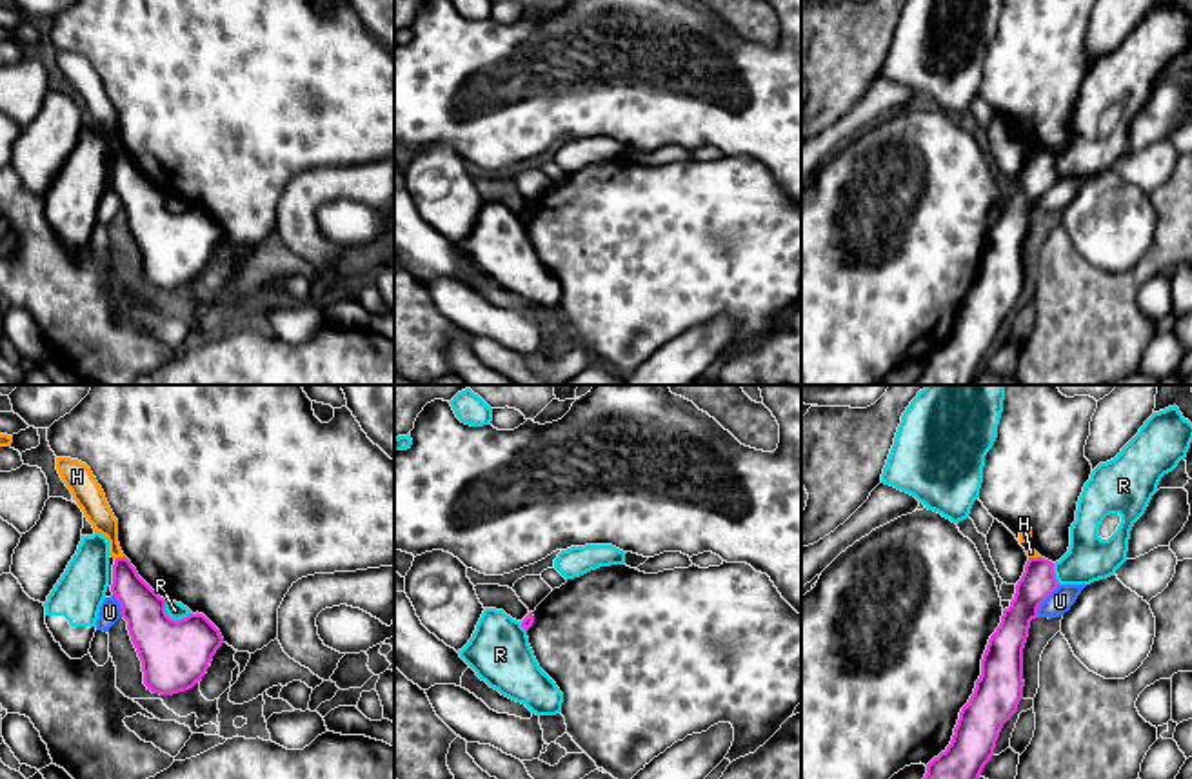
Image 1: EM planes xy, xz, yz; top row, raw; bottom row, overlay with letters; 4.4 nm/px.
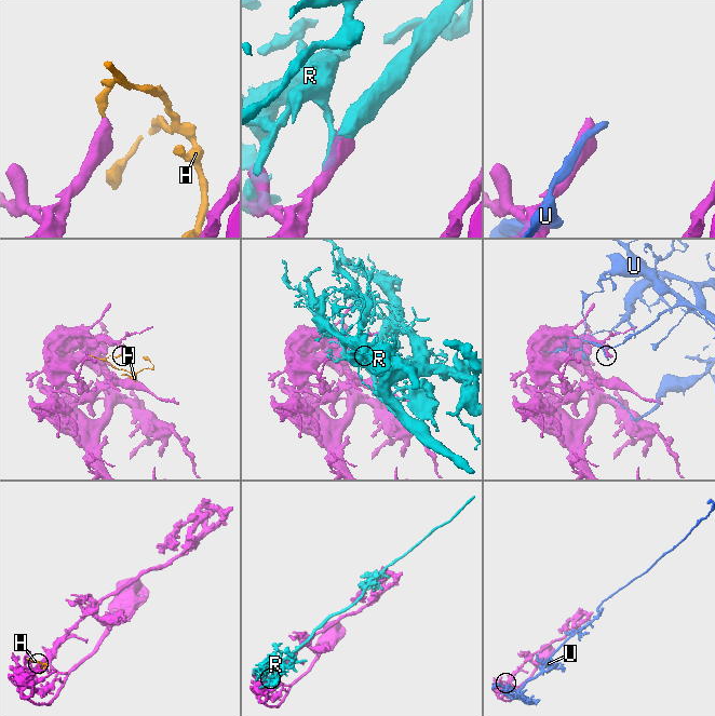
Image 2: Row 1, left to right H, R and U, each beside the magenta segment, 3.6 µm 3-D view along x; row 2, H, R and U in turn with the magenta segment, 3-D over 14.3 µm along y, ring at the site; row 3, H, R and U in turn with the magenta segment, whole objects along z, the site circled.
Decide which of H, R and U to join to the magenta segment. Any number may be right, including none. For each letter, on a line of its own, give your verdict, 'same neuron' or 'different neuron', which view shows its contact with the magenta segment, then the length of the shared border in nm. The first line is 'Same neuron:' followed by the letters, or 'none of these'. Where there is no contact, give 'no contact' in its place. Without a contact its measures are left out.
Same neuron: none of these
H: different neuron; contact in xy; length 50 nm
R: different neuron; contact in xy; length 140 nm
U: different neuron; contact in yz; length 180 nm

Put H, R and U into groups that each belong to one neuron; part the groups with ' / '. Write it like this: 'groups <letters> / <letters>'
groups H / R / U

